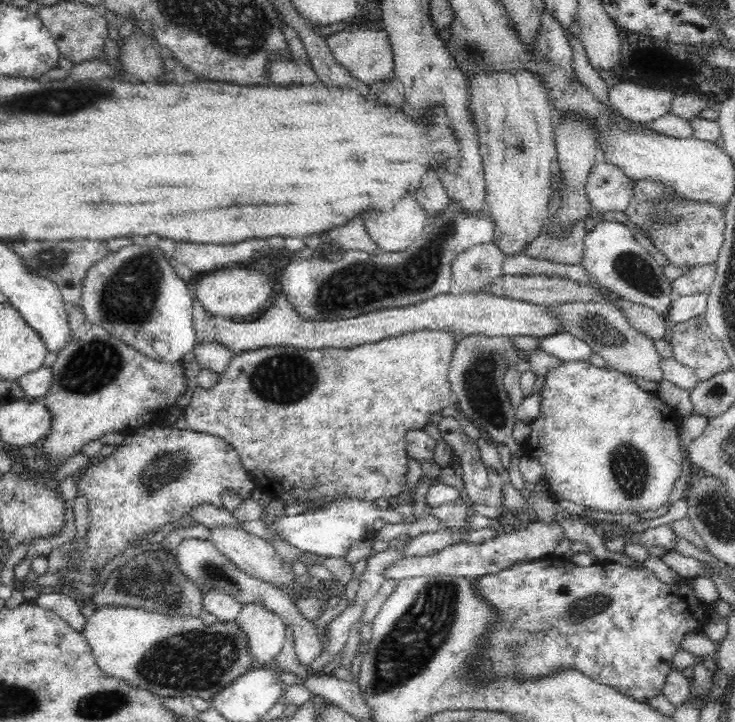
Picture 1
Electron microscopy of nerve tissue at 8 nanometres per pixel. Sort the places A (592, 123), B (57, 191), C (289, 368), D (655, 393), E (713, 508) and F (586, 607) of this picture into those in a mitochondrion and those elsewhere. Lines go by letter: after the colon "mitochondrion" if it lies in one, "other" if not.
A: other
B: other
C: mitochondrion
D: other
E: mitochondrion
F: mitochondrion

